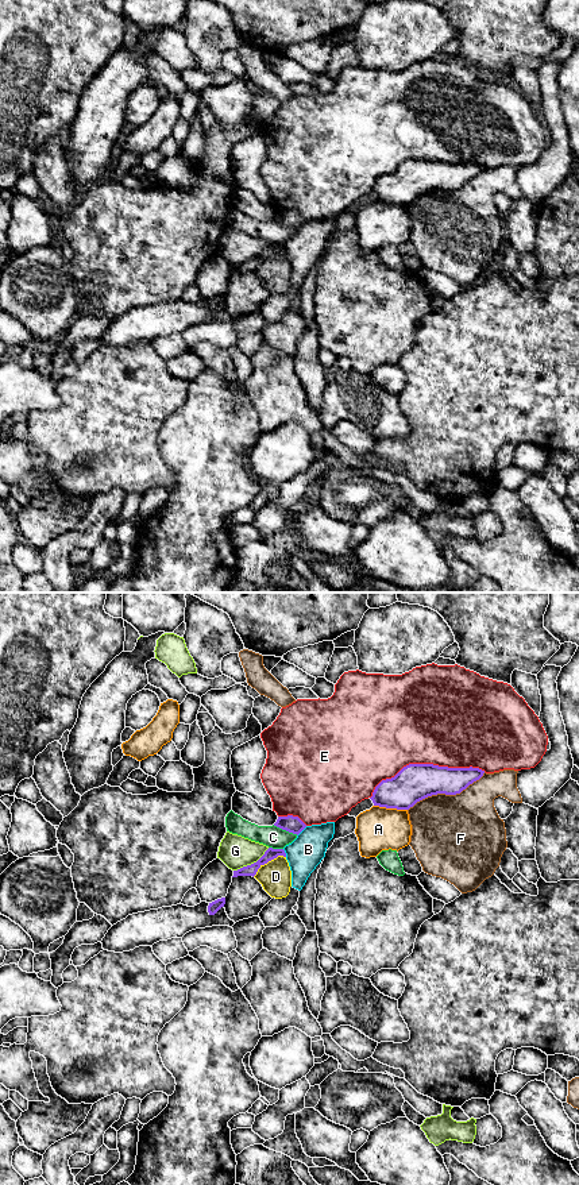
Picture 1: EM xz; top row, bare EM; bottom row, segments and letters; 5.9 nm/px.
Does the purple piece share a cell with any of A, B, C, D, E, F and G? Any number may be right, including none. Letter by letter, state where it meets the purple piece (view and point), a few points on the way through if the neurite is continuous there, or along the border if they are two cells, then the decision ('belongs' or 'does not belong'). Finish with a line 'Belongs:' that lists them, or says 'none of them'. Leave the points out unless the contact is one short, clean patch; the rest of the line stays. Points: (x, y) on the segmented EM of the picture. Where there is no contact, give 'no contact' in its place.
A: meets purple in xz at (390, 807); does not belong
B: meets purple in xz at (301, 830); border along xz (307, 826), (297, 836); does not belong
C: meets purple in xz at (285, 829); border along xz (273, 825), (297, 834); does not belong
D: meets purple in xz at (267, 861); does not belong
E: meets purple in xz at (424, 764); does not belong
F: meets purple in xz at (446, 794); does not belong
G: meets purple in xz at (251, 864); border along xz (269, 848), (255, 861), (234, 871); does not belong
Belongs: none of them

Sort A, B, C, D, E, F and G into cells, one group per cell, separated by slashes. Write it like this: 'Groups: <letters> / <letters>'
Groups: A / B / C / D / E / F / G

